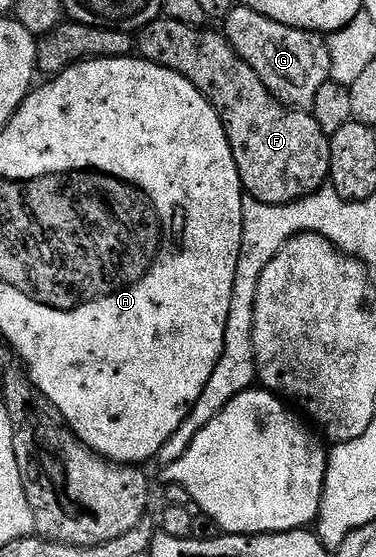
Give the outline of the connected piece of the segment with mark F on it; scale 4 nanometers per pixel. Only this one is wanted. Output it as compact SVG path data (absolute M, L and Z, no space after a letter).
M161 16L135 35L134 46L139 57L162 68L170 68L178 72L178 76L186 76L186 80L190 80L190 84L194 84L194 88L198 88L198 92L210 100L222 120L222 128L226 128L226 140L230 140L230 152L234 152L234 164L238 164L238 176L247 197L267 206L281 206L315 194L329 181L330 138L326 132L322 132L311 112L295 110L293 106L280 103L268 91L266 84L262 84L258 72L254 72L254 68L250 68L250 64L246 64L238 52L234 52L219 29L208 29Z

